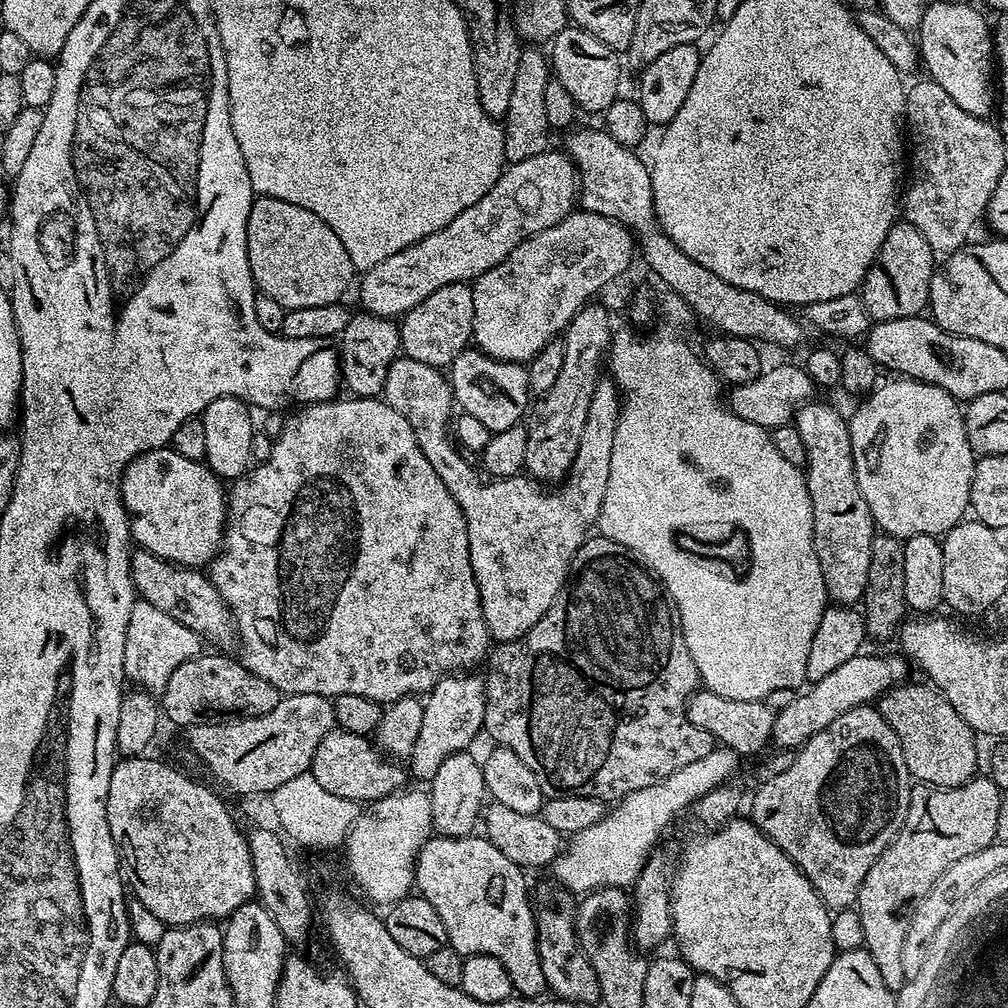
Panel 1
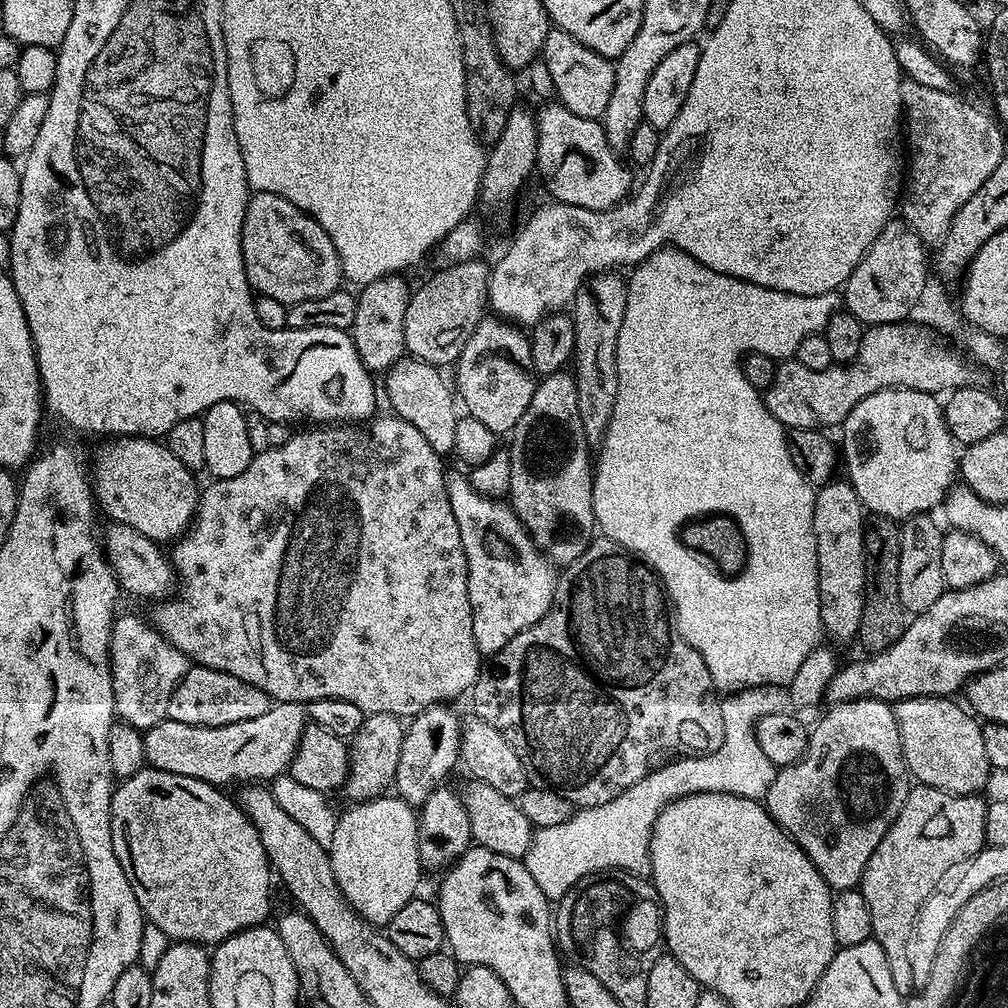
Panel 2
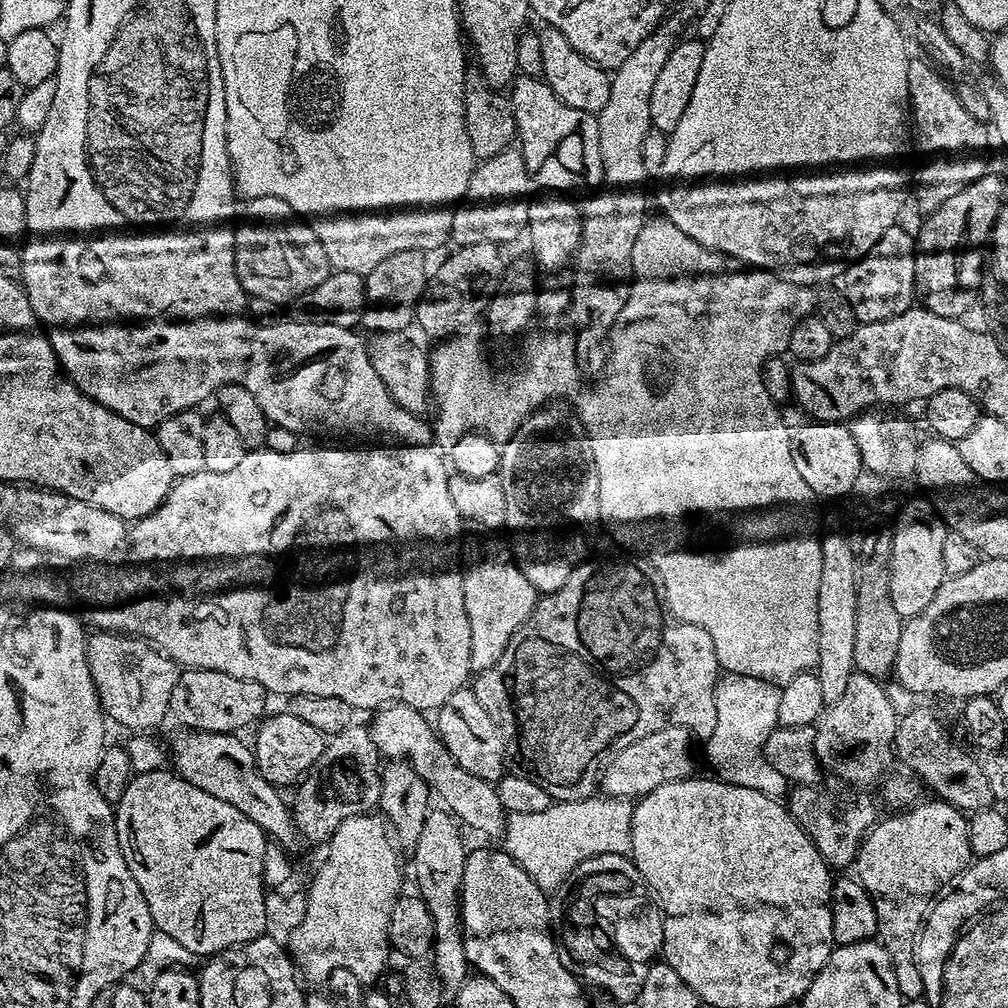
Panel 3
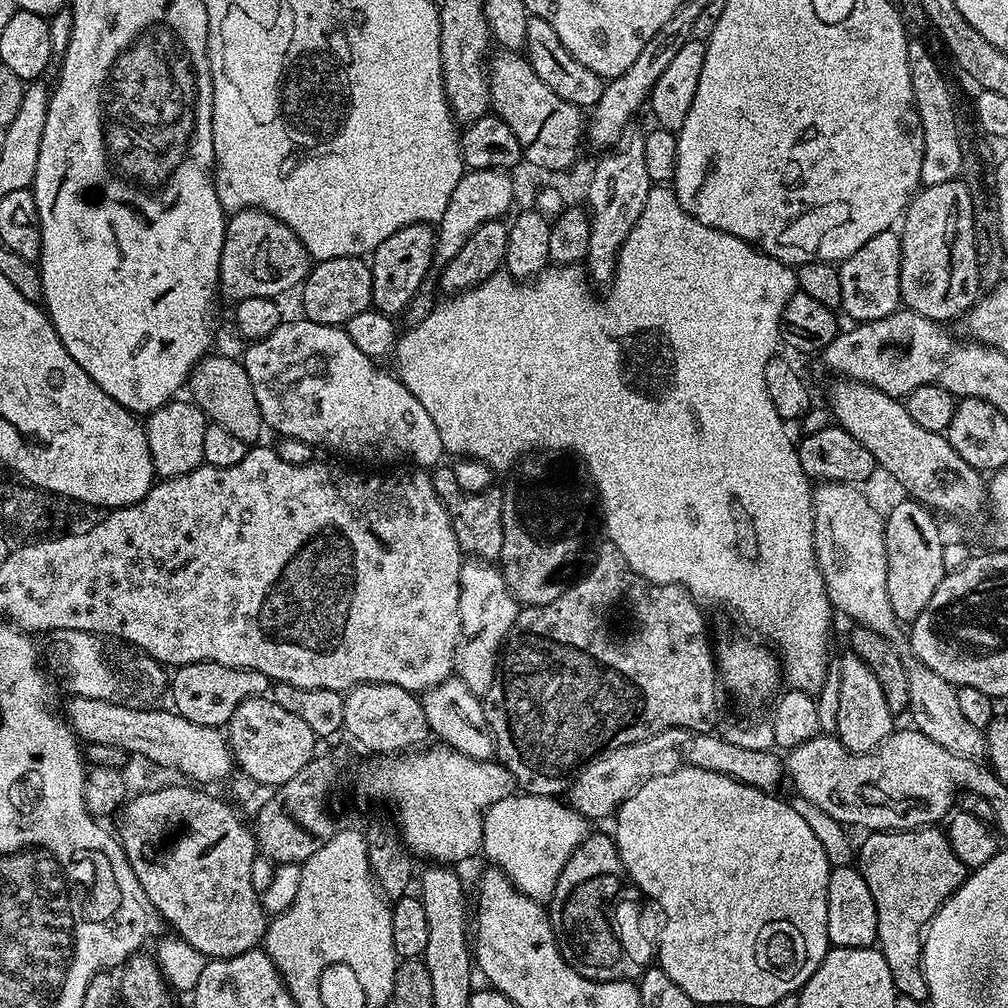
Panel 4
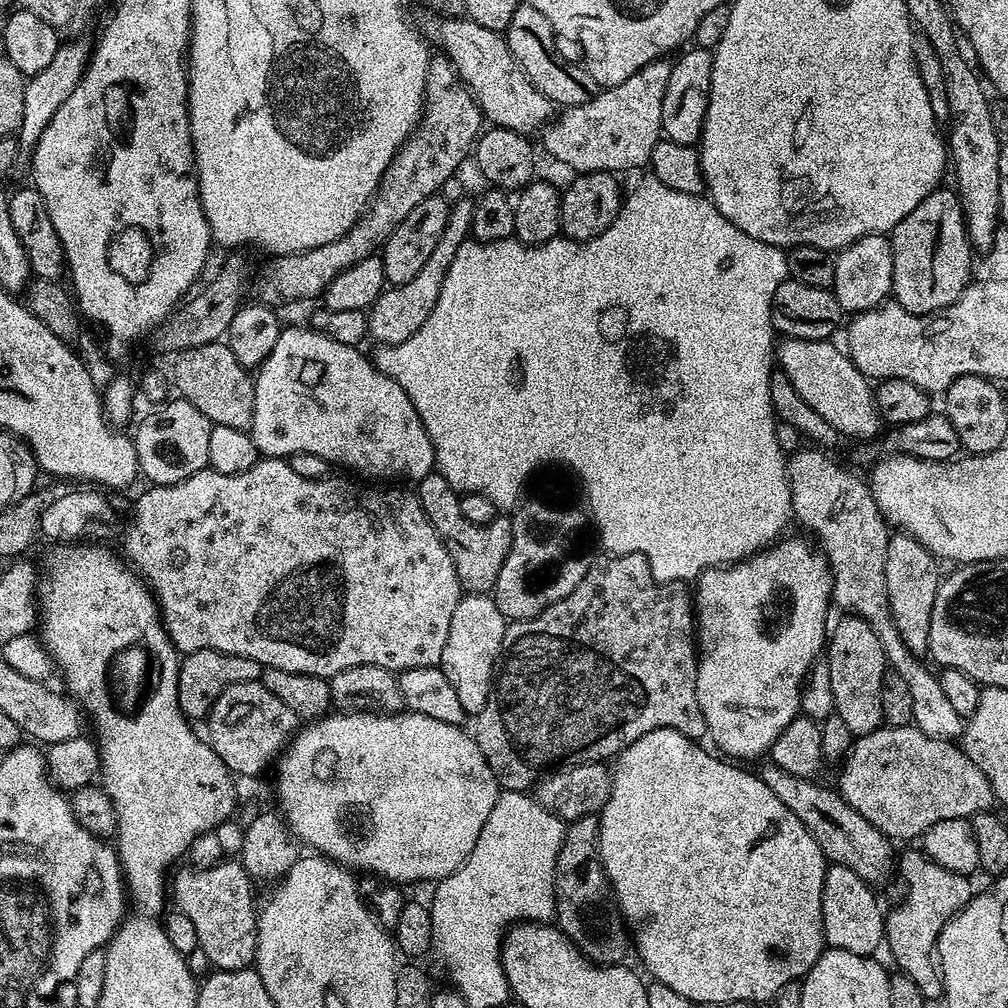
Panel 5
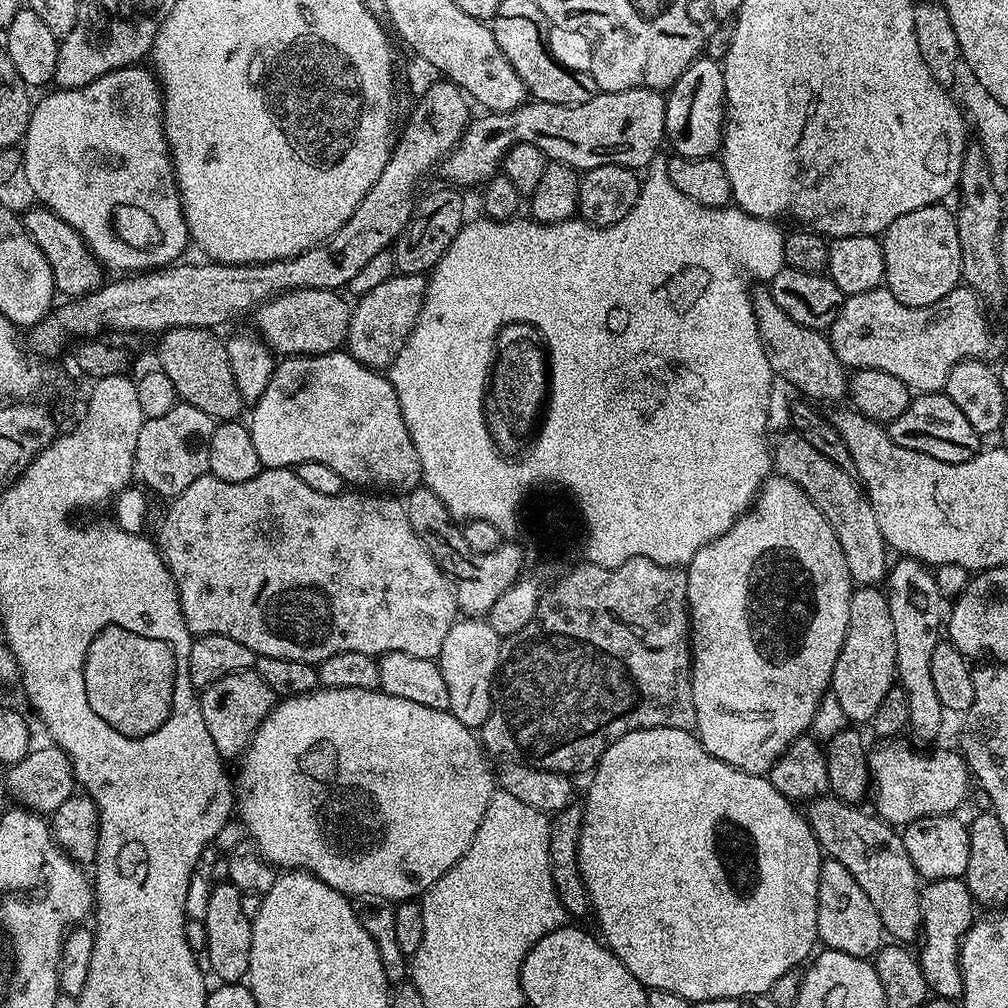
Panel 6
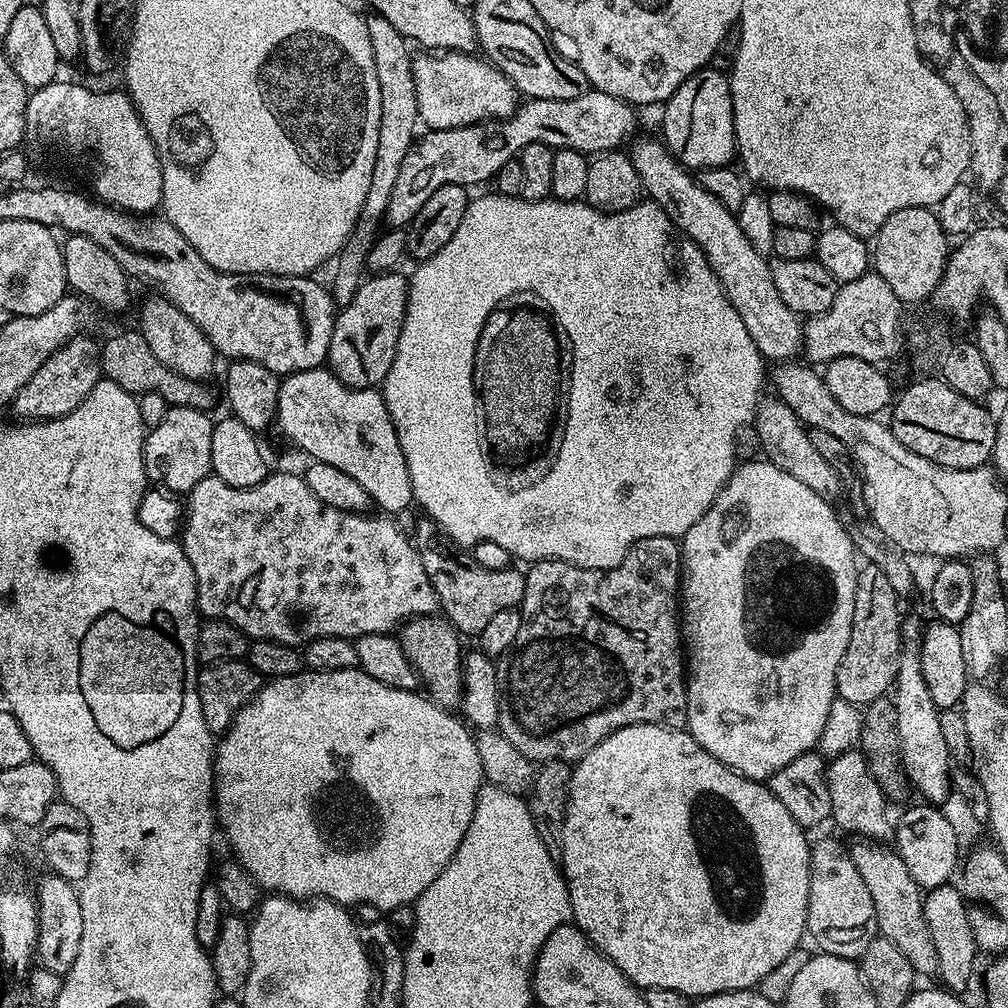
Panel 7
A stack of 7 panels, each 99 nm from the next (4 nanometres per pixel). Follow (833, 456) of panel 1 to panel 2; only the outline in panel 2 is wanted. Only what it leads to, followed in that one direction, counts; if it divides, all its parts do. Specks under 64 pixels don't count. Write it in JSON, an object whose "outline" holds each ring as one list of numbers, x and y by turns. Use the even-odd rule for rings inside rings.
{"outline":[[833,478,819,485,814,502,814,542,818,554,820,627,823,635,848,644,860,635,864,587,868,581,868,554,864,543,866,509,849,481]]}

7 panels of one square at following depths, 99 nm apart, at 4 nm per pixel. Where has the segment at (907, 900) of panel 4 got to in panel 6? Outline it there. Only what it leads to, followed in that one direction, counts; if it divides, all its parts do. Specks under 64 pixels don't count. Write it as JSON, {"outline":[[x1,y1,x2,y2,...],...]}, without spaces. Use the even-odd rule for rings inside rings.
{"outline":[[960,878,930,880,920,893,920,914,922,917,922,941,924,953,919,953,920,967,928,979,928,987,937,997,953,1002,964,995,964,979,960,973,960,943,974,923,978,904]]}

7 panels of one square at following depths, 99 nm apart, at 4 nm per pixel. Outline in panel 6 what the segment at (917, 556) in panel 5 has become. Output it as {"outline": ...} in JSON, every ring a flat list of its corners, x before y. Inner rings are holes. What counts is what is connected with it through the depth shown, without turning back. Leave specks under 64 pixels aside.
{"outline":[[900,558,891,565,886,577,886,595,890,606,890,619,894,622,894,650,896,651,896,679,898,686,906,694,910,718,908,728,920,740,932,740,940,732,946,713,942,702,938,702,938,693,934,691,934,682,930,678,930,658,942,642,942,629,946,624,946,597,938,590,938,582,930,571,929,565,911,558]]}

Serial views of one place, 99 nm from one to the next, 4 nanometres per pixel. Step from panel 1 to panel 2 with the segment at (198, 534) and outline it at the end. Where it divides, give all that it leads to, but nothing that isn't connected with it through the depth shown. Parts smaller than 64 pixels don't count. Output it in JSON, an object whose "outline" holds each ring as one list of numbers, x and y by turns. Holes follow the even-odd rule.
{"outline":[[121,436,107,441,108,444,100,452,96,460,96,476,94,475,94,495,99,507,109,517,109,521,125,524,138,534,146,534,146,538,164,546,175,542,188,531,196,515,196,505,200,502,201,489,196,488,193,469,182,466,178,458,174,458,167,443,147,436]]}

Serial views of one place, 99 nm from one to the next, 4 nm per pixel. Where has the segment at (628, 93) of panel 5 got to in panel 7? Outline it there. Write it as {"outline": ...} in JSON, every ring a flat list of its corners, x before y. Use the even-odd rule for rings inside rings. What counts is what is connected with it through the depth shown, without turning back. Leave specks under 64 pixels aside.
{"outline":[[590,90,582,94,582,98,569,100,527,99,510,118,427,131,425,138,415,141,404,157,383,223,392,230,405,229,434,191,444,185,472,188,474,184,491,181,498,170,515,159,530,142,542,142,554,150,578,149,588,156,619,149,624,142,629,143,633,139,632,134,636,130,634,112,635,109,624,100]]}

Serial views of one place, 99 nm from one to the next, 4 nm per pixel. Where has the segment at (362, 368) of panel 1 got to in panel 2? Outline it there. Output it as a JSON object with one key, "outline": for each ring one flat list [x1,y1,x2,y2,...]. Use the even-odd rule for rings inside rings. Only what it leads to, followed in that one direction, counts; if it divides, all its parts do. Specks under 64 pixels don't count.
{"outline":[[403,275,383,276,372,284,363,285,359,289,356,302,356,317,350,329,354,346,358,350,358,358,373,374,387,373,397,362,404,359,404,323,406,322,406,306,413,294,413,289,403,280]]}

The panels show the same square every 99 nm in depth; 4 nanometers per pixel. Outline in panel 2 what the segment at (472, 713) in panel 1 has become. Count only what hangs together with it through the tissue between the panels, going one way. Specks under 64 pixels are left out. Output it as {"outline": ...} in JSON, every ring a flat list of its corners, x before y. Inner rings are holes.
{"outline":[[447,703,433,704,431,708,411,717,404,733,402,754,398,754,398,768,394,781,395,795,407,804,419,806,426,802,426,798,430,798,430,794,434,794,436,788,447,781,444,779,451,774,452,767,461,763,461,727,461,717,456,717,455,710]]}

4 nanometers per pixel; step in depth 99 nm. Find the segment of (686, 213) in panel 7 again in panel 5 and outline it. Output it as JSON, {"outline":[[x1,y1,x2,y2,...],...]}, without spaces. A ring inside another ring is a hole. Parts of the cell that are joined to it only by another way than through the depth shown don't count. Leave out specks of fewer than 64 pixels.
{"outline":[[784,338,779,341,774,356,778,361,779,371,784,372,786,378,790,378,794,390,798,390,798,394,802,394,806,398,808,405,814,410,818,410,818,414,822,414,822,418,826,418,826,422,830,422,830,426,834,426,834,430,838,430,841,437,853,436,856,442,868,442,864,440,878,435,880,428,882,429,882,417,879,408,876,407,873,385,870,383,869,377,863,376,856,369,852,357,848,355,847,351,843,347,835,348,832,343,831,339,794,340]]}

